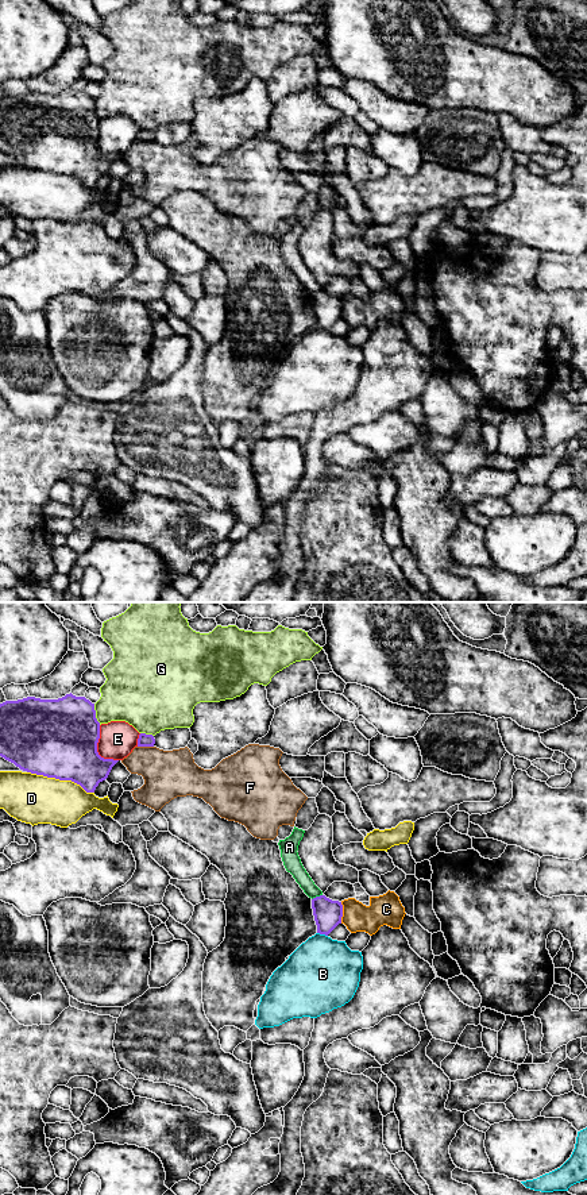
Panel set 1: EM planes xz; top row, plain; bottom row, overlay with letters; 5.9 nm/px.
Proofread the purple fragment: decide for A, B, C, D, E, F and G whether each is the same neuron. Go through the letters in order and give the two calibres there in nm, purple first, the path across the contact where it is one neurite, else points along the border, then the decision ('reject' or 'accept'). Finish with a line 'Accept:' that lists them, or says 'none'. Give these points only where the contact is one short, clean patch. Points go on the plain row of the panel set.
A: 170 nm thick on the purple side, 100 nm on the other; border along xz (321, 289), (312, 295); reject
B: 170 nm thick on the purple side, 440 nm on the other; reject
C: 170 nm thick on the purple side, 180 nm on the other; border along xz (340, 297), (342, 317); reject
D: 460 nm thick on the purple side, 300 nm on the other; reject
E: 460 nm thick on the purple side, 220 nm on the other; reject
F: 80 nm thick on the purple side, 280 nm on the other; reject
G: 460 nm thick on the purple side, 320 nm on the other; reject
Accept: none

